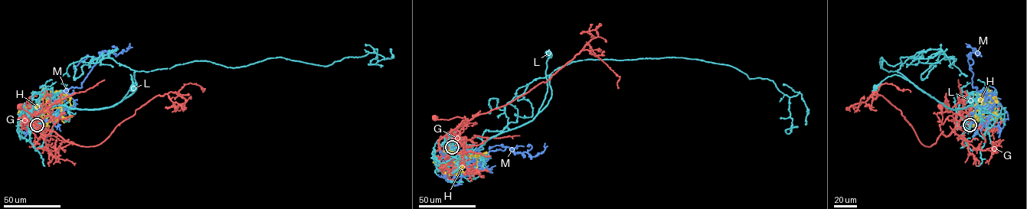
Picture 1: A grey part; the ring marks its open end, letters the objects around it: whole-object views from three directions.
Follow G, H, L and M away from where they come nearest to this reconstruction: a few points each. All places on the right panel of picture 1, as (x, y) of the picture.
G: (969, 127), (966, 118), (963, 117), (948, 135), (945, 135), (939, 125), (942, 120), (940, 107)
H: (969, 125), (978, 119), (982, 99), (987, 93), (996, 99), (989, 109), (992, 114), (996, 114), (996, 110)
L: (969, 125), (977, 109), (974, 105), (950, 109), (909, 80), (896, 74), (887, 76), (875, 87)
M: (969, 125), (977, 106), (989, 104), (994, 96), (973, 86), (971, 54), (975, 50), (979, 54), (966, 43)

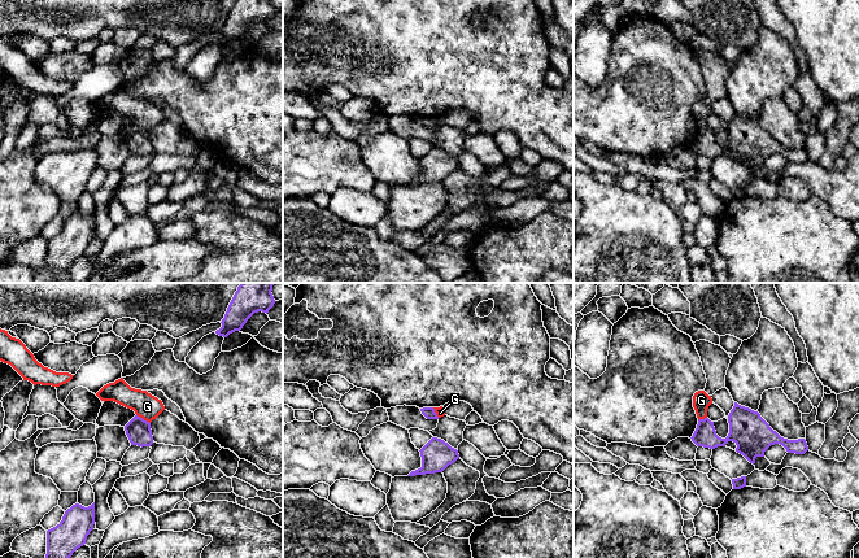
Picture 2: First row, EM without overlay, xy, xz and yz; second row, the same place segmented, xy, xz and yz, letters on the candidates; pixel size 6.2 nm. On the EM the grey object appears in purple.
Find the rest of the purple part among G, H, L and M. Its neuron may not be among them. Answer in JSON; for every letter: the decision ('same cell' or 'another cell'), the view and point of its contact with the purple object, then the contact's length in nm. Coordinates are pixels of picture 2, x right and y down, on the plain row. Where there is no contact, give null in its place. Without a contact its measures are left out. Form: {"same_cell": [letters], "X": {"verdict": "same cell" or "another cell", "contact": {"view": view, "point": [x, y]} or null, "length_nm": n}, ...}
{"same_cell": ["M"], "G": {"verdict": "another cell", "contact": {"view": "xy", "point": [142, 127]}, "length_nm": 110}, "H": {"verdict": "another cell", "contact": null}, "L": {"verdict": "another cell", "contact": null}, "M": {"verdict": "same cell", "contact": null}}

